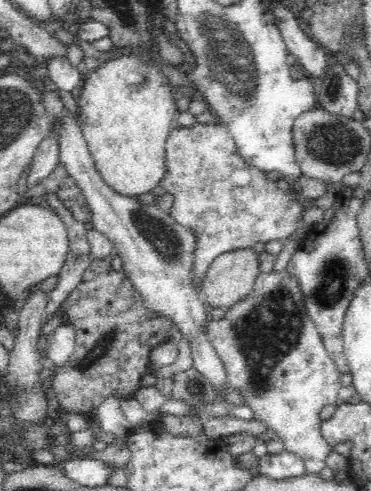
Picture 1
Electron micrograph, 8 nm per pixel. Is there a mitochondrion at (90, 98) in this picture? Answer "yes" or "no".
no

